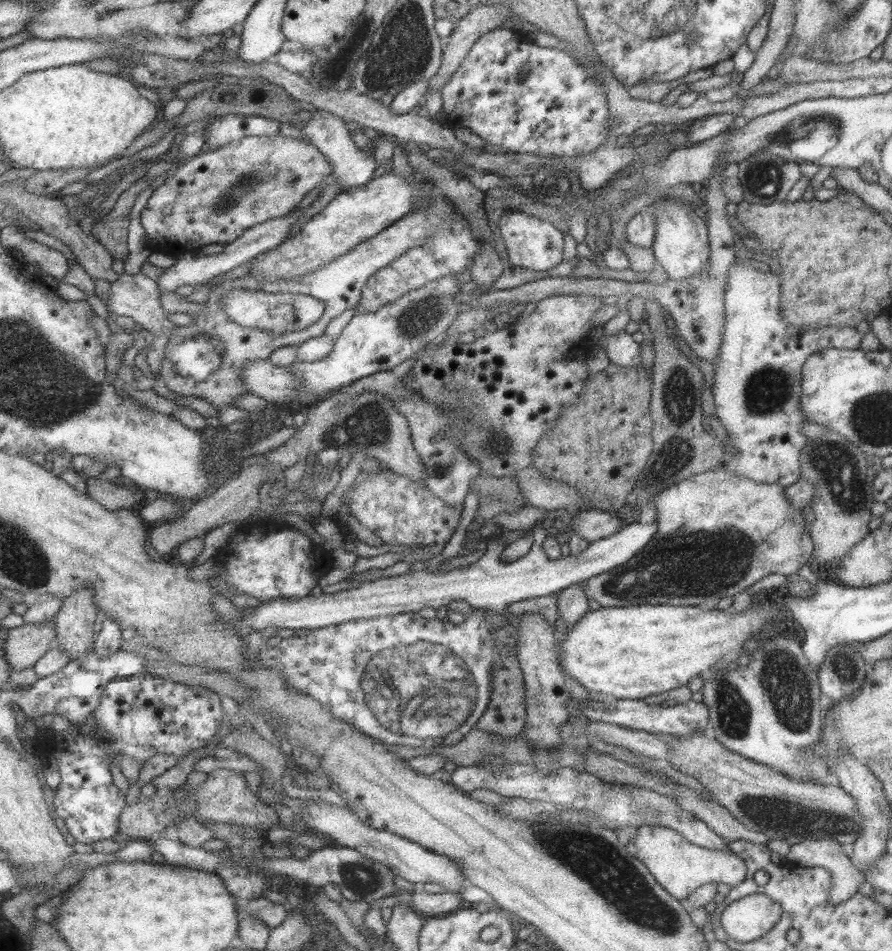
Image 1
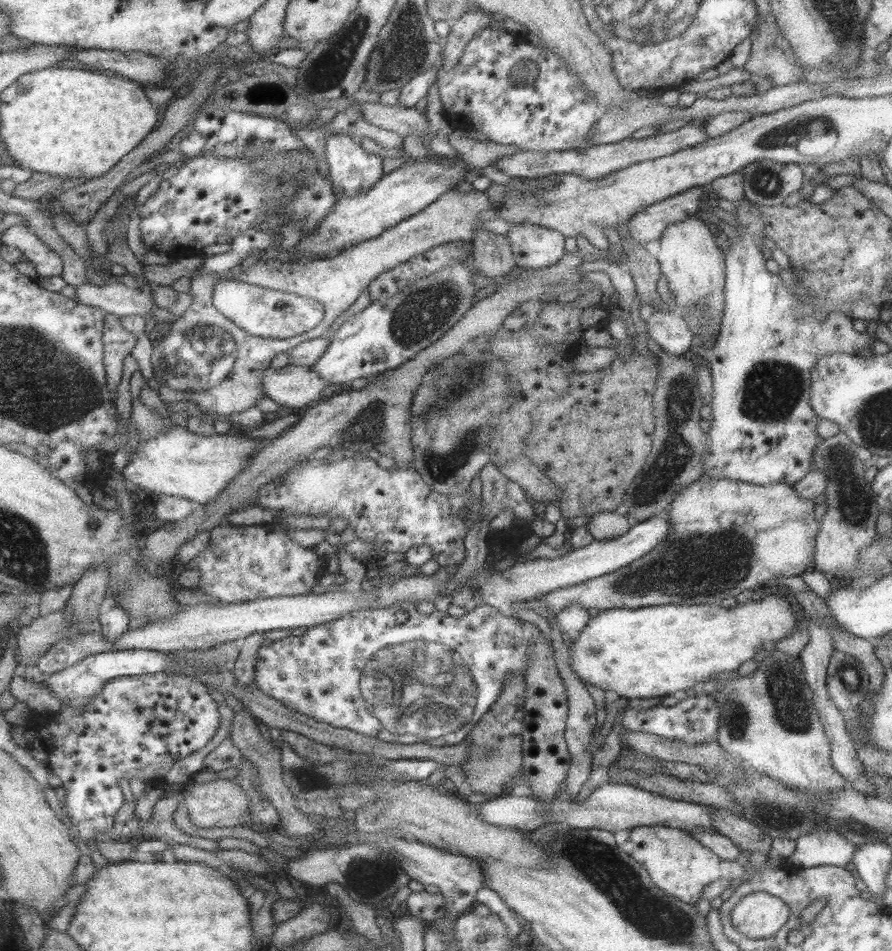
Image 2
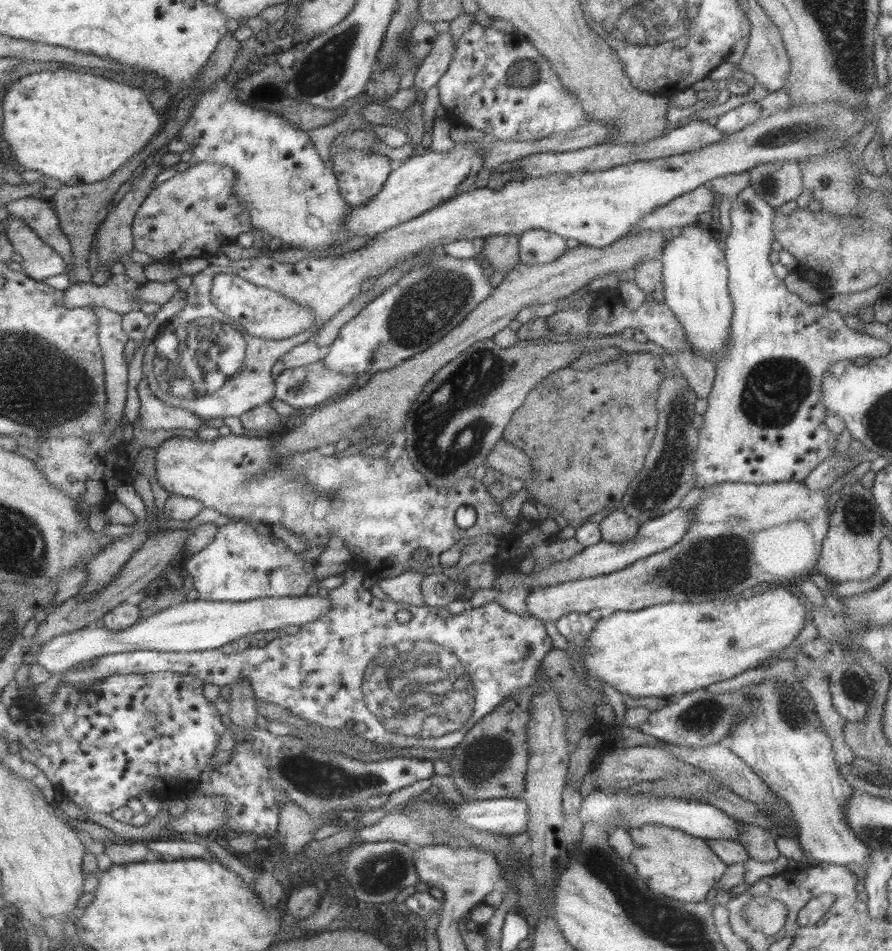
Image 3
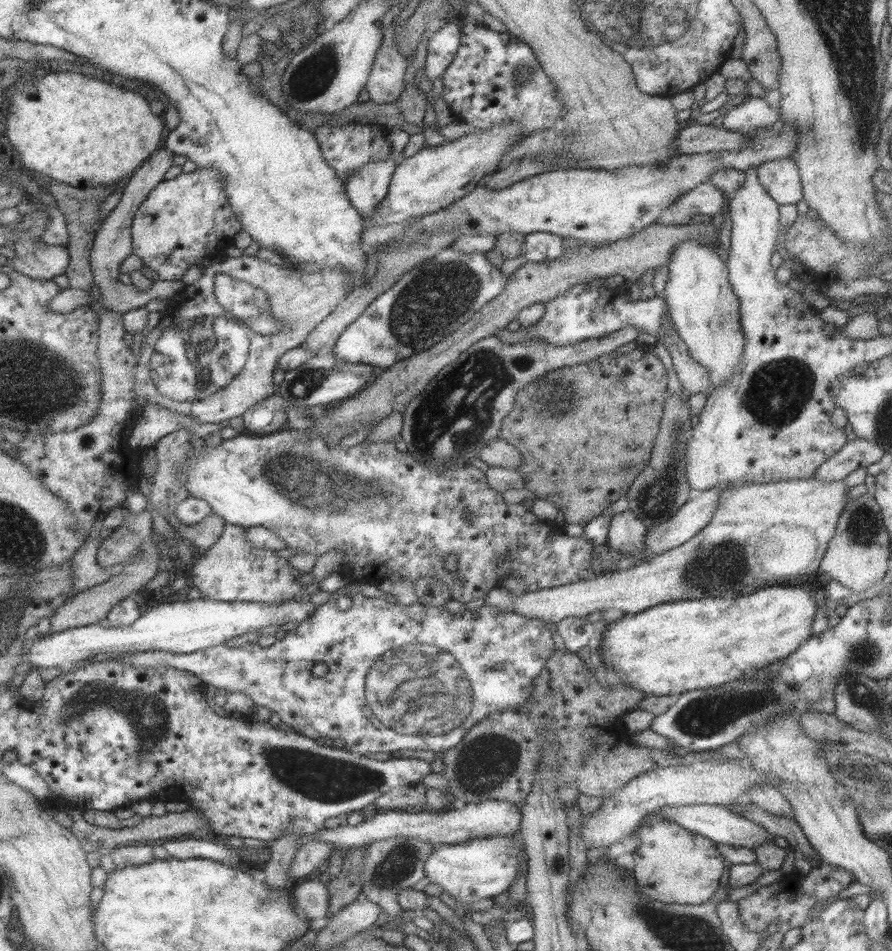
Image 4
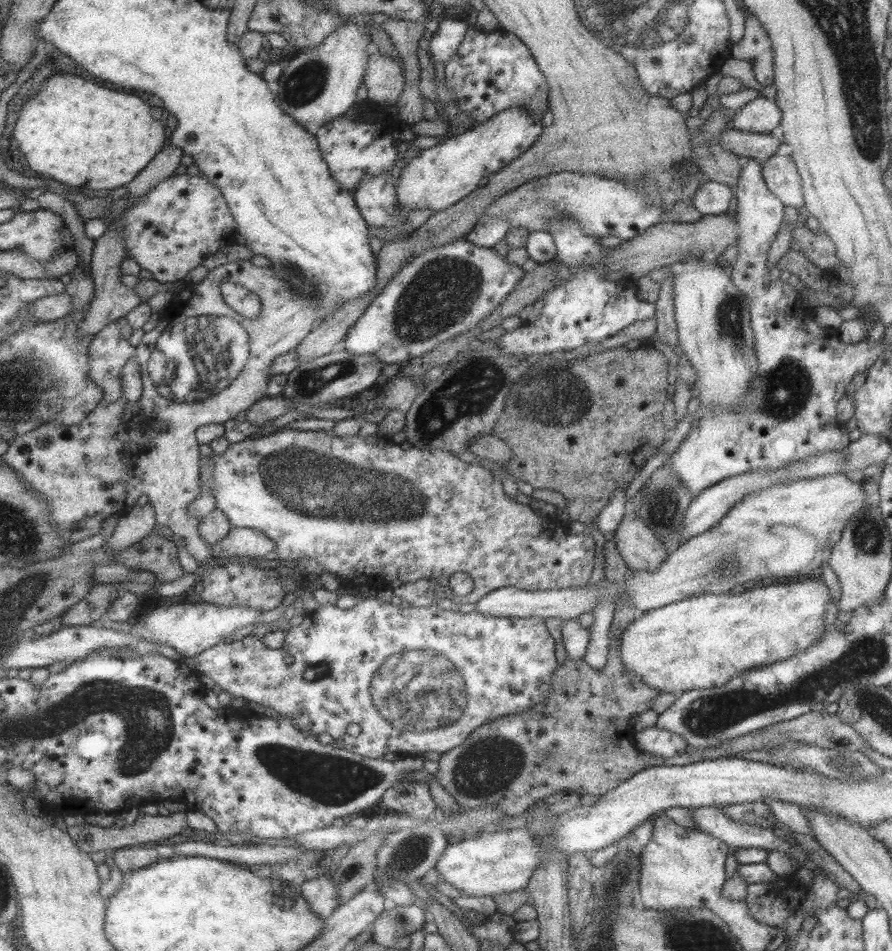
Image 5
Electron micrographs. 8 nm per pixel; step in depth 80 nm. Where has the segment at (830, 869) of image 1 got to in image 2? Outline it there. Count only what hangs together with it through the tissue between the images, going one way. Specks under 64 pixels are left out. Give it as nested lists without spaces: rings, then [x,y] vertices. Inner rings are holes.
[[[825,819],[821,825],[815,827],[815,831],[811,831],[812,834],[803,835],[796,842],[796,849],[791,852],[788,860],[793,863],[793,865],[800,866],[805,869],[809,869],[814,865],[836,865],[843,869],[848,862],[852,862],[853,852],[859,848],[849,841],[845,841],[843,837],[833,831],[827,831],[827,826],[825,826]]]

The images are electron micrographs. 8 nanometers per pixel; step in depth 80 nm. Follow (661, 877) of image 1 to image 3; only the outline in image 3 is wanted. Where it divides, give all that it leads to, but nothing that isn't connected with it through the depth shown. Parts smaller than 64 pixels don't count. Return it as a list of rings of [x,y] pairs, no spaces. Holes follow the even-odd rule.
[[[649,824],[627,831],[633,844],[628,859],[651,893],[681,902],[701,902],[727,869],[704,840],[690,837],[681,830]]]

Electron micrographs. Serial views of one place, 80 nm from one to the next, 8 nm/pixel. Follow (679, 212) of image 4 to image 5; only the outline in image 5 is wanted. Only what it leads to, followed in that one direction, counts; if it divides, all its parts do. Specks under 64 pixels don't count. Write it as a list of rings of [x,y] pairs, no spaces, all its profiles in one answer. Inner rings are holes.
[[[705,180],[694,190],[690,203],[702,215],[721,215],[731,212],[734,192],[731,186]]]

